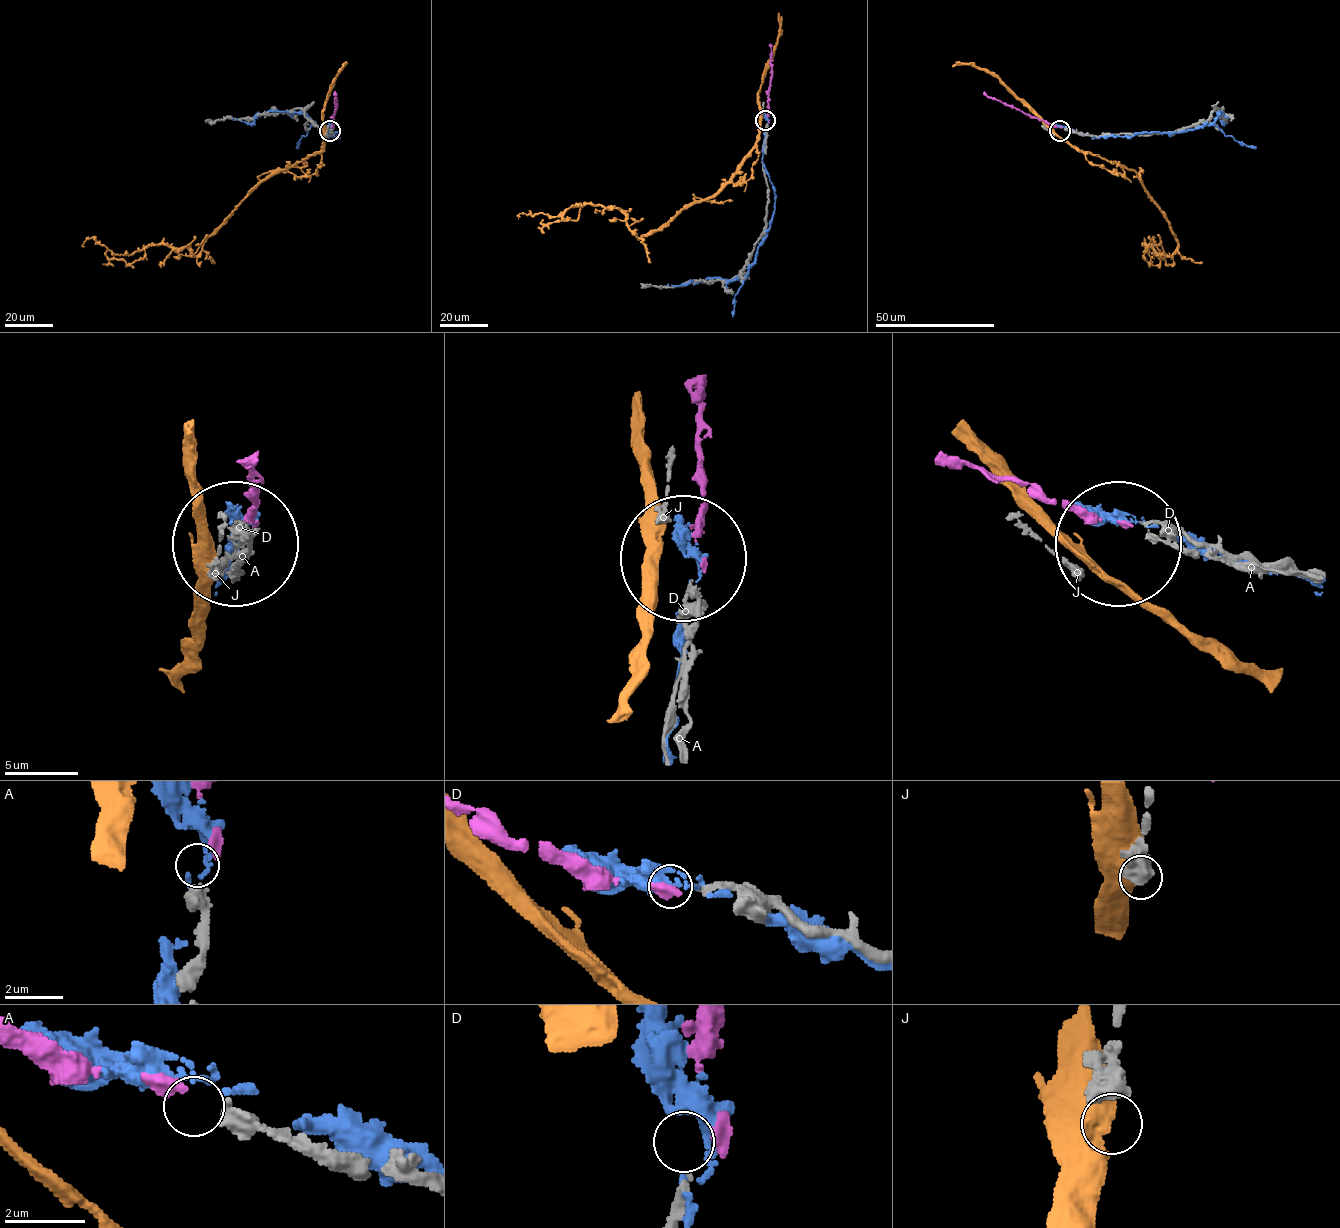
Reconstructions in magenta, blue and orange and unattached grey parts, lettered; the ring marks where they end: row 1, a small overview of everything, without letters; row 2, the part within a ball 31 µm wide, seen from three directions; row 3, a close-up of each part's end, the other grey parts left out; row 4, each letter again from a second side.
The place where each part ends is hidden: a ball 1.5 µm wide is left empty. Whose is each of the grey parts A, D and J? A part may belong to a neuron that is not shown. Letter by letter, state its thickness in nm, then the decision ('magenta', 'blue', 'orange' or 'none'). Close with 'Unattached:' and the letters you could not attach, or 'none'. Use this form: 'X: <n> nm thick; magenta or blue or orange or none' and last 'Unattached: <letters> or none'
A: 480 nm thick; magenta
D: 240 nm thick; none
J: 650 nm thick; none
Unattached: D, J

